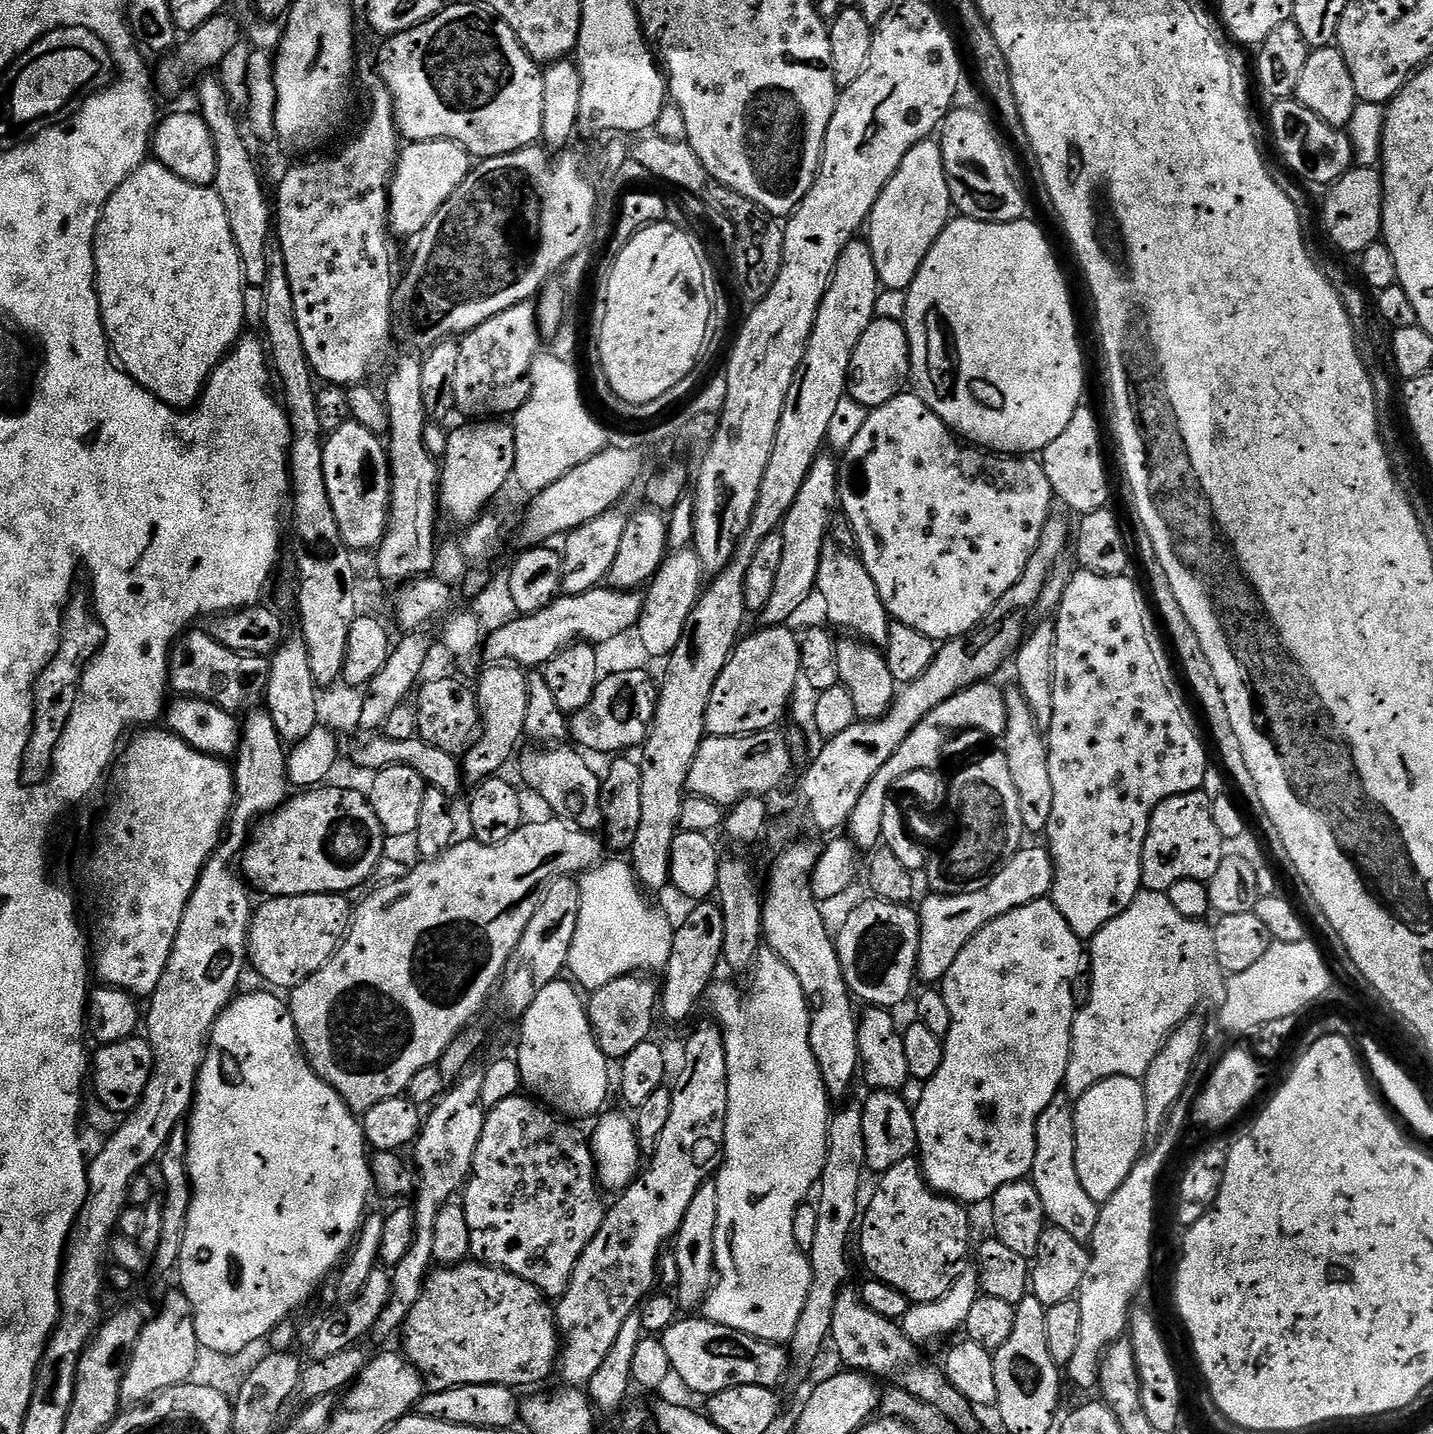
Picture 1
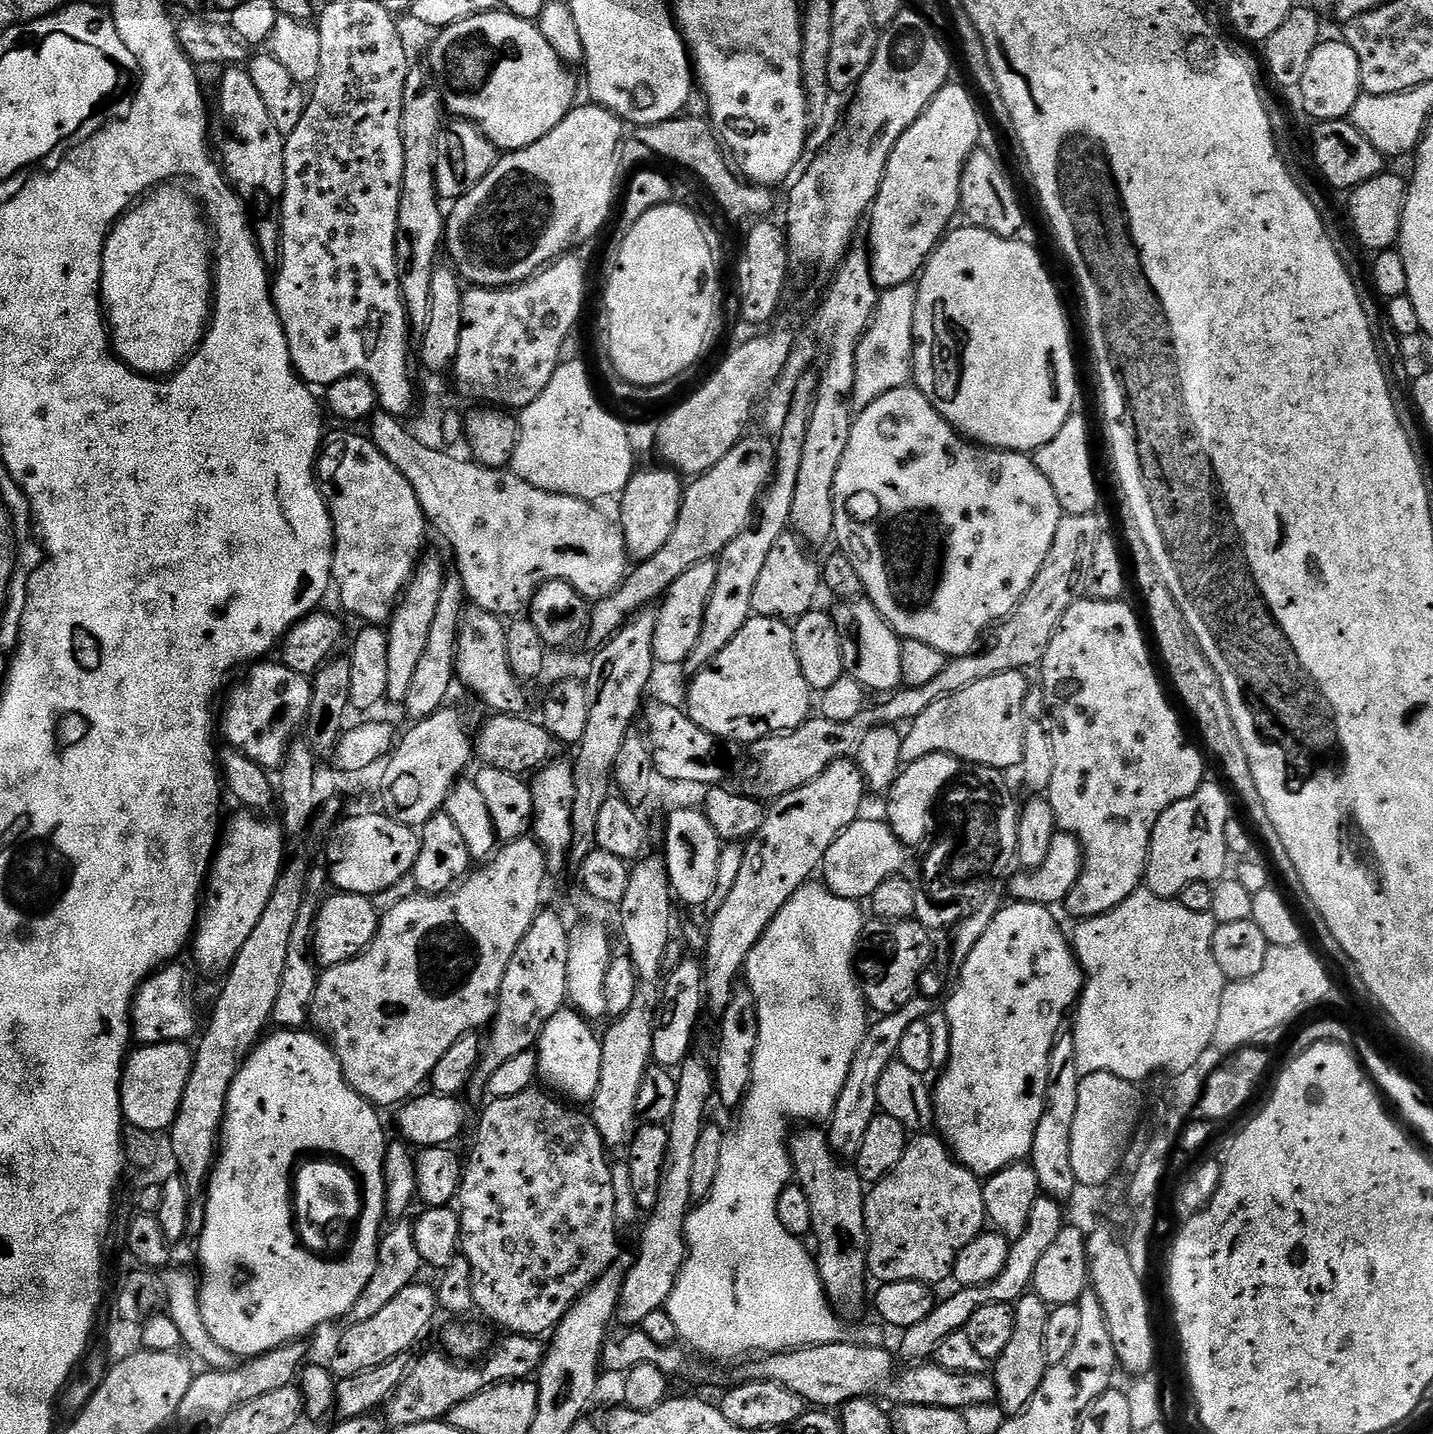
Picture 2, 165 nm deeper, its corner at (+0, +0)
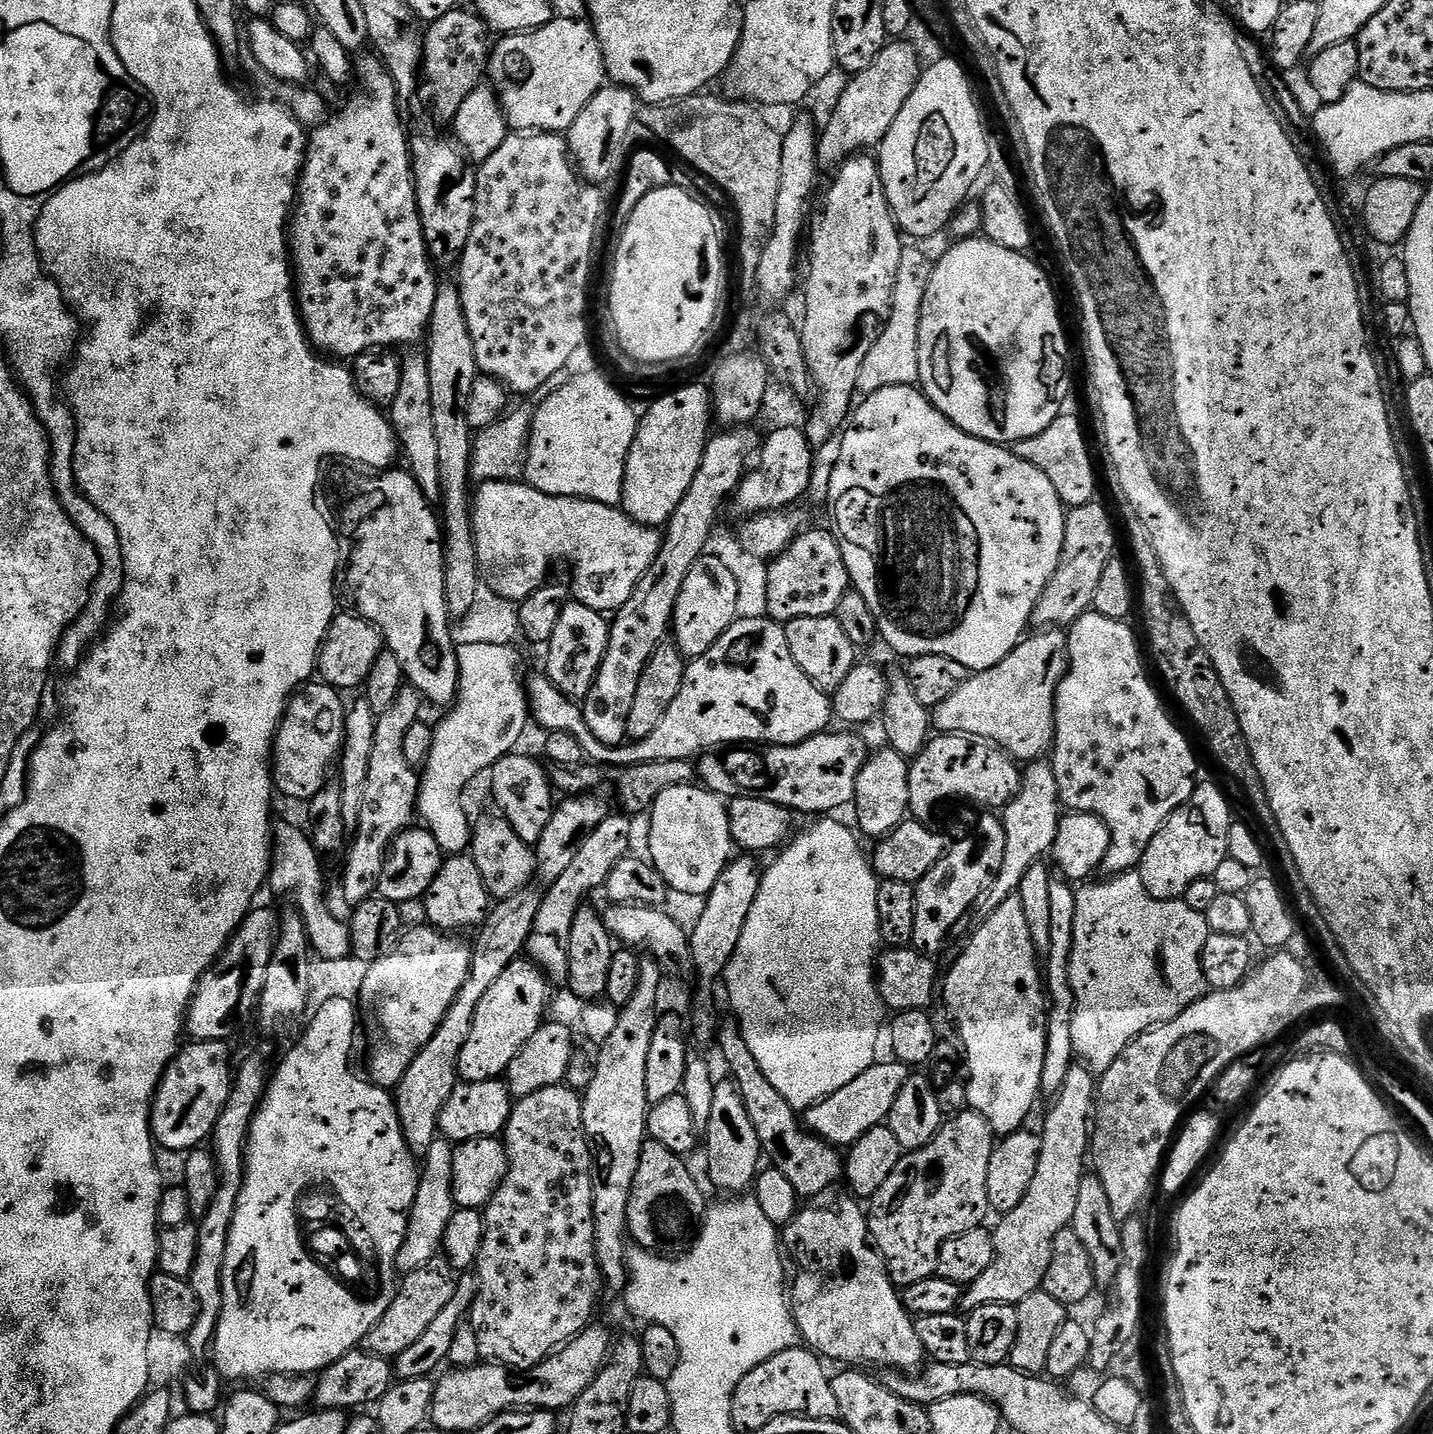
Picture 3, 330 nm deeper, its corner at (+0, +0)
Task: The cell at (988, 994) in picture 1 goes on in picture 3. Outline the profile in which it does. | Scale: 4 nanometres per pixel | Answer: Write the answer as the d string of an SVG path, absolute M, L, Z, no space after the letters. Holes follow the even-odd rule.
M1014 895L1006 898L994 910L994 914L983 917L980 929L972 936L972 941L964 948L964 953L952 964L952 969L948 972L948 977L942 980L942 1000L948 1003L948 1008L952 1011L952 1016L956 1019L956 1028L960 1031L959 1043L962 1045L963 1055L966 1057L966 1077L967 1085L967 1107L973 1112L982 1114L986 1122L990 1122L993 1133L997 1137L1003 1138L1012 1132L1019 1132L1025 1127L1028 1115L1032 1112L1032 1107L1036 1104L1036 1096L1041 1095L1040 1083L1042 1082L1042 1061L1046 1058L1046 1034L1048 1033L1048 1006L1046 999L1046 985L1042 979L1042 964L1038 959L1038 953L1034 942L1030 936L1030 926L1026 924L1026 913L1022 911L1022 898L1020 895Z

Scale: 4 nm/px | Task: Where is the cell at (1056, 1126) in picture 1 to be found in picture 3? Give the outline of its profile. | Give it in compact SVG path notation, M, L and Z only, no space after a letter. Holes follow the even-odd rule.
M1053 875L1050 882L1050 950L1042 964L1042 979L1046 985L1048 1006L1048 1033L1046 1034L1046 1058L1042 1061L1040 1091L1048 1098L1055 1097L1066 1082L1066 1074L1077 1059L1074 1038L1070 1026L1074 1022L1076 995L1070 986L1070 954L1074 946L1074 914L1078 910L1077 889L1063 876Z

